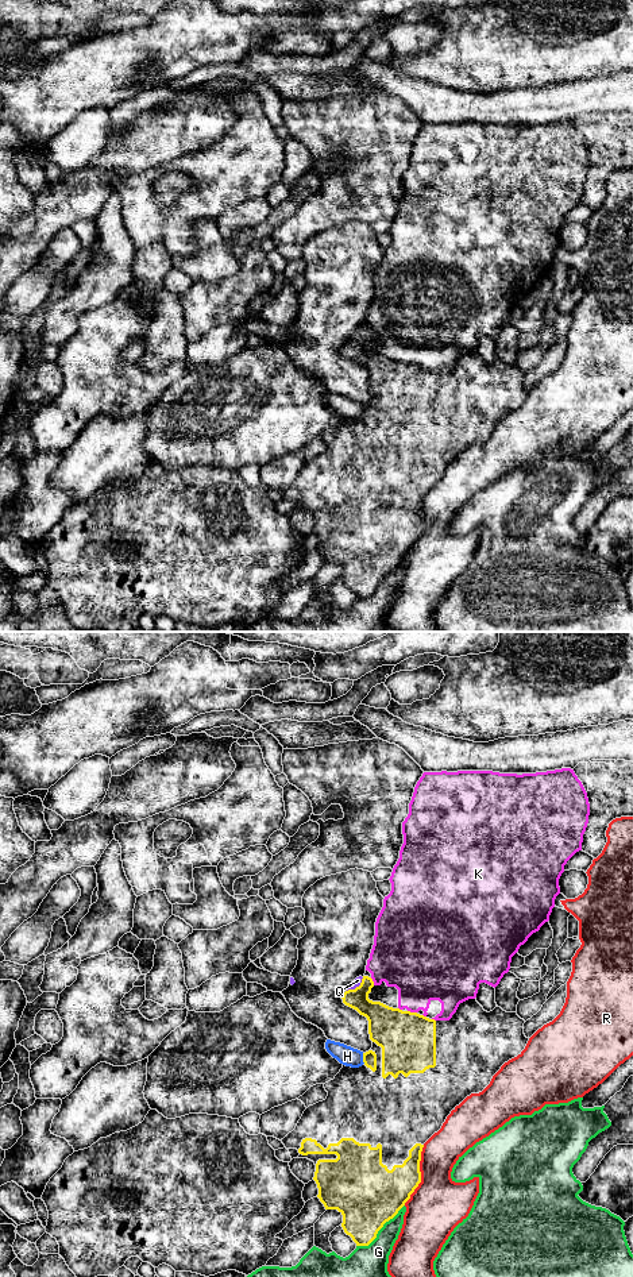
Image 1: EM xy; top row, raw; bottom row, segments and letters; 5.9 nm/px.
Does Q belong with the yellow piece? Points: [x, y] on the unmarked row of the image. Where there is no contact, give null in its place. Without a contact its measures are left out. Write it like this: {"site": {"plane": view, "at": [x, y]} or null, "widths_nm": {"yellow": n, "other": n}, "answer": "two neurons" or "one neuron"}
{"site": {"plane": "xy", "at": [356, 339]}, "widths_nm": {"yellow": 180, "other": 50}, "answer": "one neuron"}

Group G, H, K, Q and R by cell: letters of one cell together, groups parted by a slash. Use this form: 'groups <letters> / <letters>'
groups G / H R / K / Q

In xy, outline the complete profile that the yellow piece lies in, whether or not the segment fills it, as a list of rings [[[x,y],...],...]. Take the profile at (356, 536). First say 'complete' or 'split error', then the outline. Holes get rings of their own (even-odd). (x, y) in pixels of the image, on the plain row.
split error; [[[359,328],[341,350],[346,358],[368,373],[373,400],[363,405],[364,416],[359,420],[343,417],[335,431],[324,436],[327,451],[309,458],[296,481],[281,491],[286,501],[298,502],[298,510],[314,514],[317,549],[325,562],[337,562],[343,567],[341,579],[356,598],[368,598],[383,576],[410,551],[421,535],[424,495],[441,481],[451,463],[471,445],[482,444],[501,418],[521,406],[529,393],[524,386],[525,373],[517,364],[506,364],[498,358],[487,364],[476,351],[468,351],[459,356],[449,373],[435,373],[370,352],[373,339],[371,329]]]

